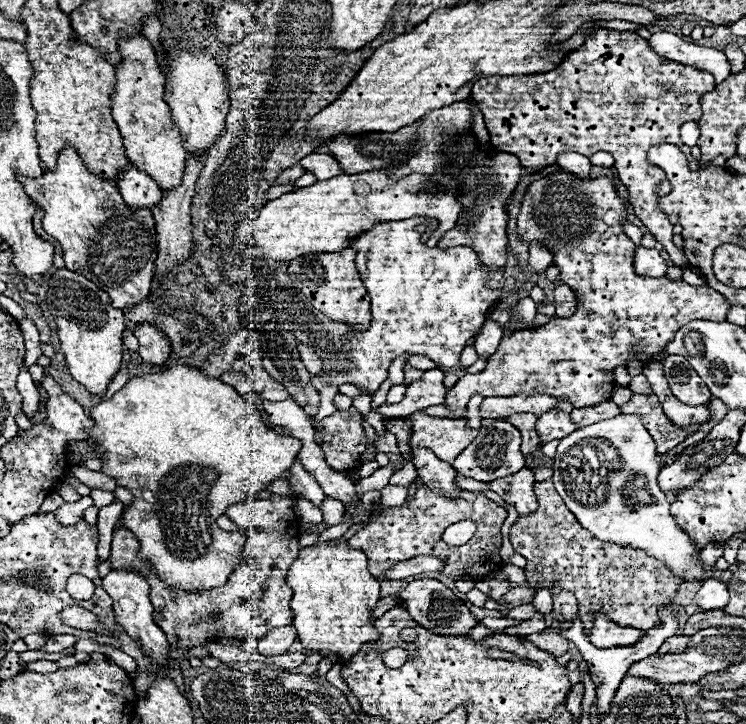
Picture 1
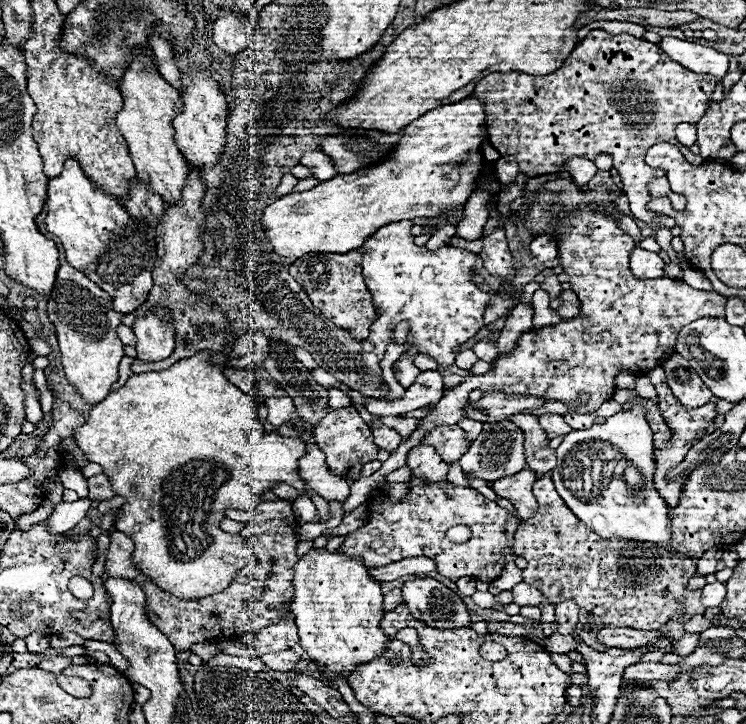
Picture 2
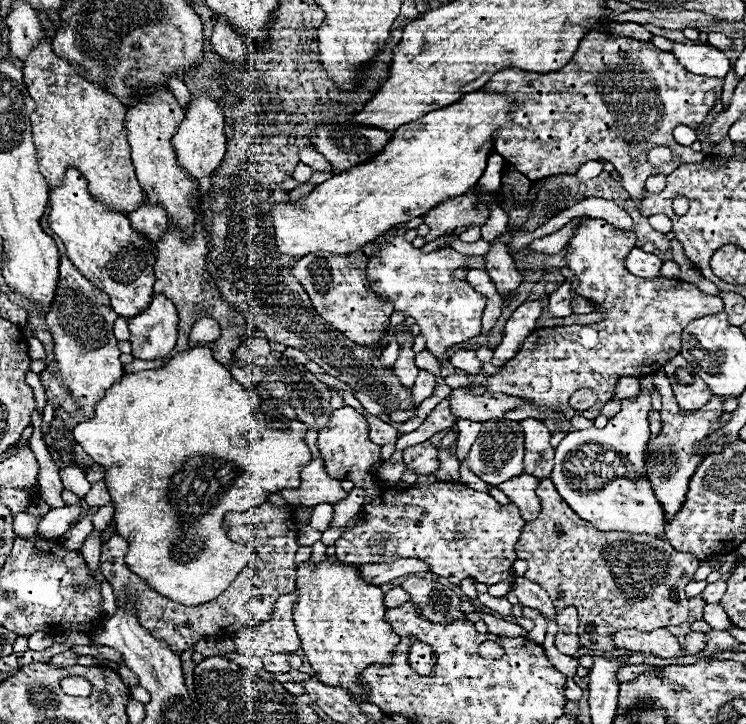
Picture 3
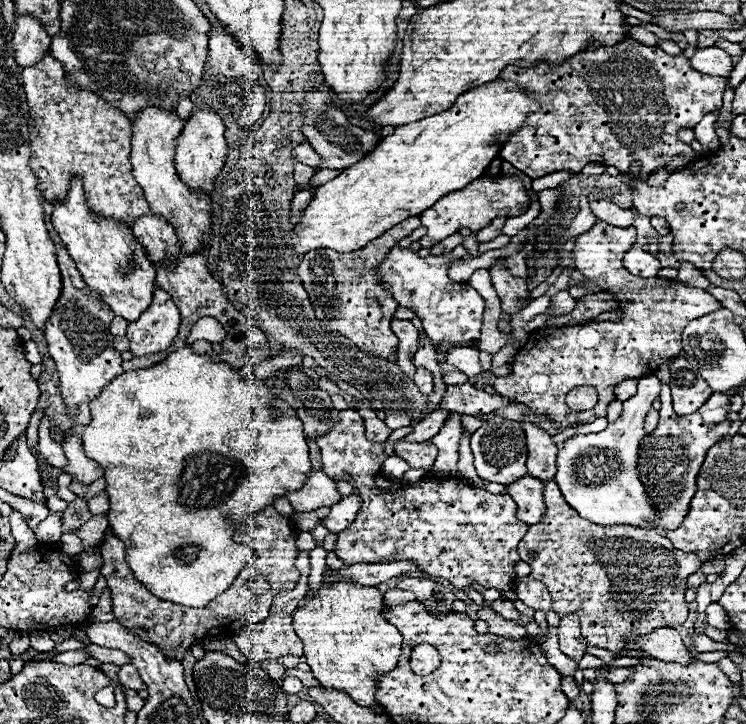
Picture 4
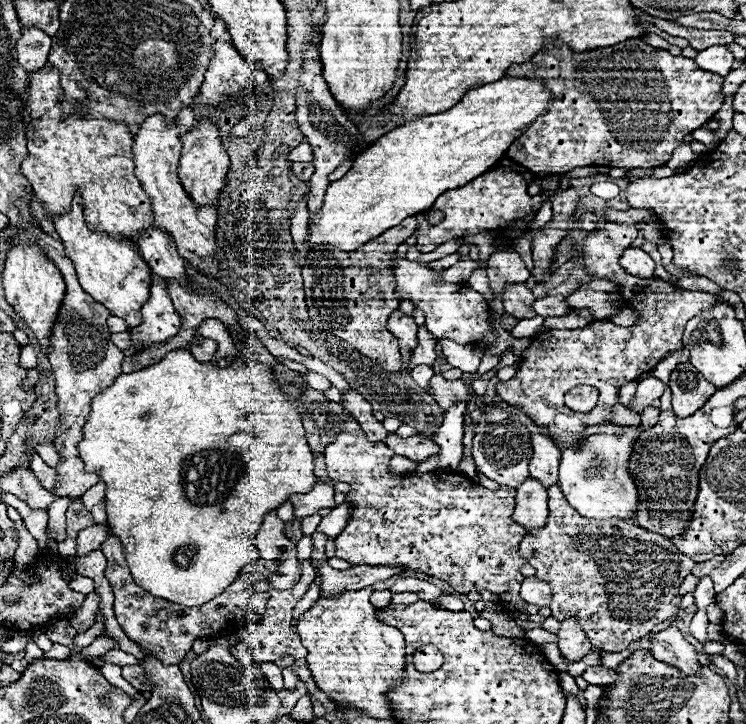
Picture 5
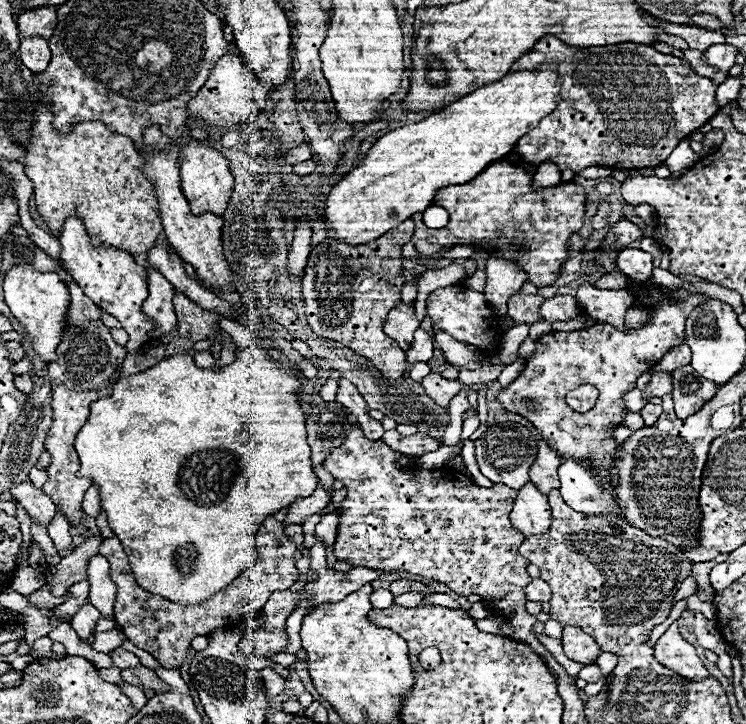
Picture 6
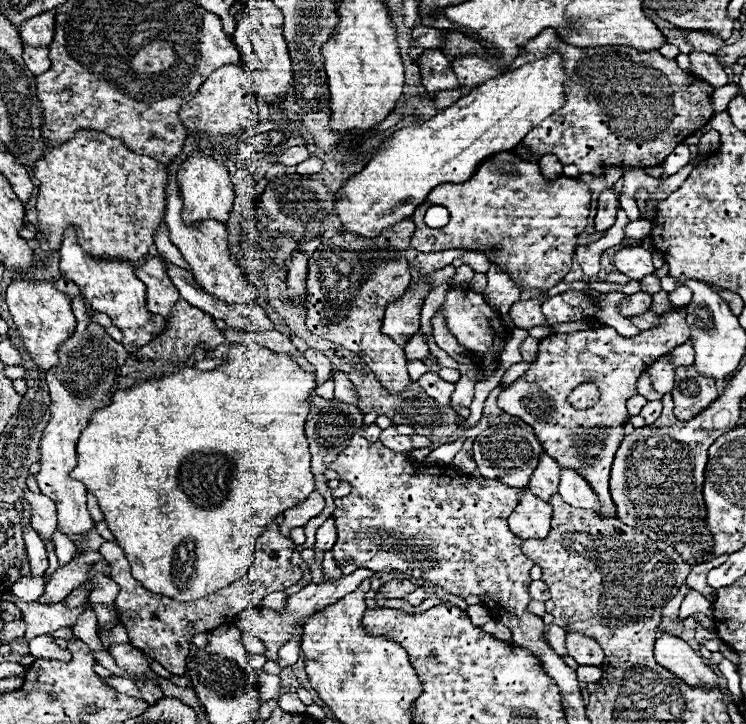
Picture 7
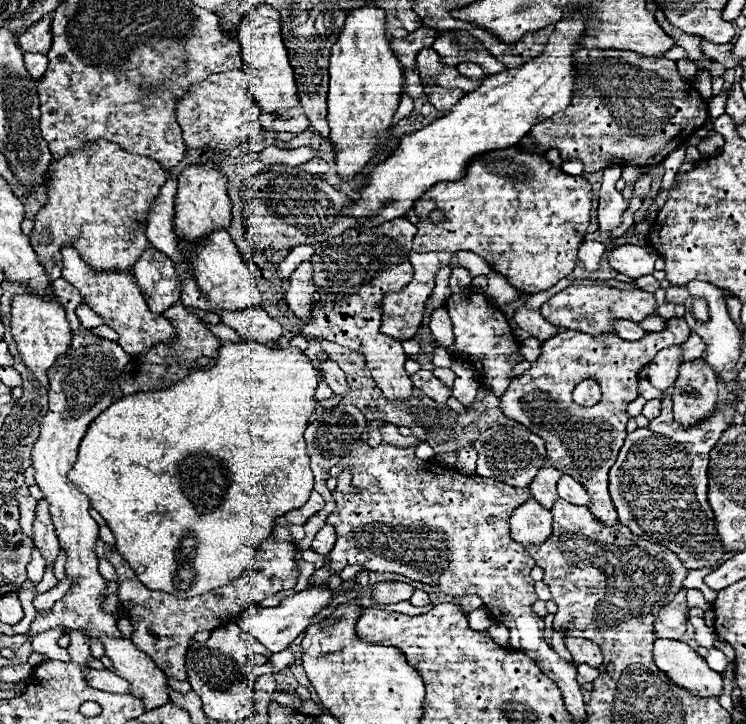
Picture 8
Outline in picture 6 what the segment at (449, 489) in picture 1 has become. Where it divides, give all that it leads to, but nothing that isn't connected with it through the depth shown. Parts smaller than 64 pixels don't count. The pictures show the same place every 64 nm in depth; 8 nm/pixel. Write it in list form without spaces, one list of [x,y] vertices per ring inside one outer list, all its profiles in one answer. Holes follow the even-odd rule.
[[[390,430],[390,434],[384,434],[382,442],[386,442],[386,446],[390,446],[392,450],[406,454],[406,456],[422,456],[422,454],[438,448],[438,440],[434,440],[430,436],[422,436],[422,434],[402,436],[396,430]]]

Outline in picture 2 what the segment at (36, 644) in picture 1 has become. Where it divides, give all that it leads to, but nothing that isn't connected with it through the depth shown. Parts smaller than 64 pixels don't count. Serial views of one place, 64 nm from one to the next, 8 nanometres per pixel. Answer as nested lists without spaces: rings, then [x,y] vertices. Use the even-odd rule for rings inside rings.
[[[34,632],[34,634],[26,636],[24,640],[28,644],[28,652],[44,652],[50,648],[50,638],[46,634],[40,634],[40,632]]]

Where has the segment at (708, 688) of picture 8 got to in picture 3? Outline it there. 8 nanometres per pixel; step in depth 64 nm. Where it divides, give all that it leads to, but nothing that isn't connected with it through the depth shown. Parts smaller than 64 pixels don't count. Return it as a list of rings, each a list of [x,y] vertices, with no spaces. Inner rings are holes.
[[[660,628],[654,632],[638,632],[638,630],[622,630],[614,634],[616,648],[626,648],[632,652],[646,652],[658,658],[682,658],[682,644],[668,628]]]

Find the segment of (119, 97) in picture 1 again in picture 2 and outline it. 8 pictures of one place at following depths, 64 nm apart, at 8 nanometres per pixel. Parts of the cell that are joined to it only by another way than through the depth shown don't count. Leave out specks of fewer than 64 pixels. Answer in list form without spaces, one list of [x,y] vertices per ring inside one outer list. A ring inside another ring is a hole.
[[[140,48],[140,54],[124,72],[120,92],[124,98],[124,108],[120,110],[120,116],[116,116],[116,122],[128,142],[138,180],[144,182],[152,194],[162,196],[164,204],[180,204],[180,194],[186,186],[186,178],[190,172],[188,164],[174,144],[172,120],[180,114],[180,94],[156,72],[156,68],[152,68],[152,62],[146,56],[144,48]]]

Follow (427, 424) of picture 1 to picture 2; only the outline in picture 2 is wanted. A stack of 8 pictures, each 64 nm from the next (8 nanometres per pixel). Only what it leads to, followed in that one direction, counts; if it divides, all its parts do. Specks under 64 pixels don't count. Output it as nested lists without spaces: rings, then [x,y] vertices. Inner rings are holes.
[[[458,424],[452,426],[436,426],[424,440],[422,444],[430,444],[436,448],[436,452],[442,456],[444,462],[454,462],[458,460],[464,450],[470,446],[464,440],[464,432],[458,428]]]

